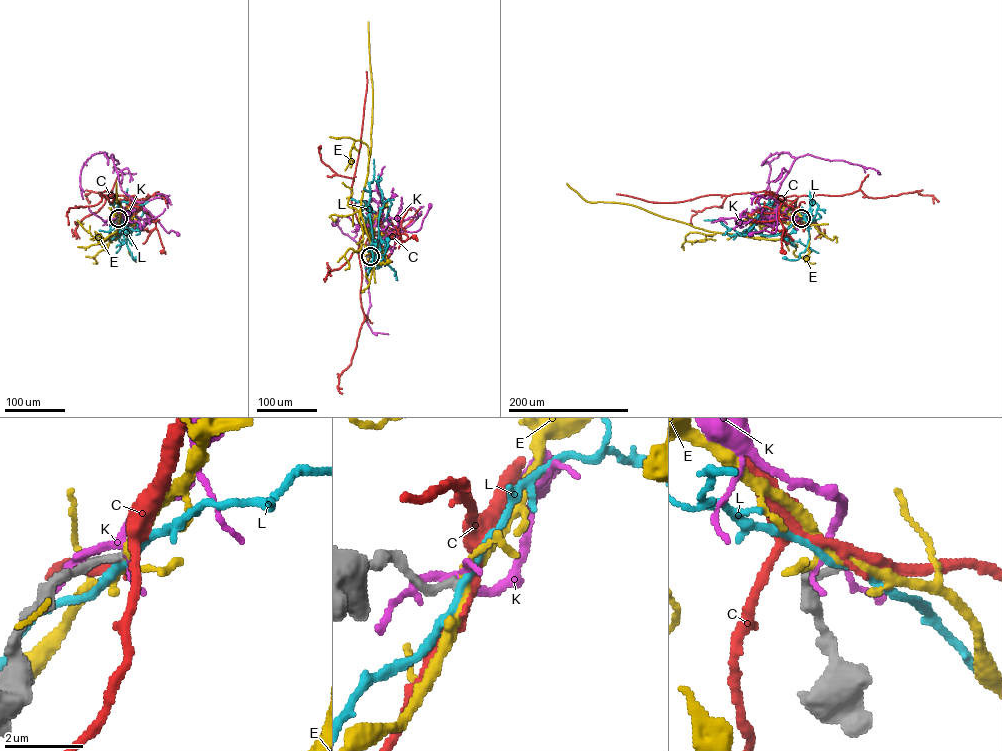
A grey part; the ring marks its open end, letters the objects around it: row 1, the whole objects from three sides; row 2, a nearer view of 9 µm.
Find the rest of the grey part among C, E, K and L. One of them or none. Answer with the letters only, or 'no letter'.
no letter

